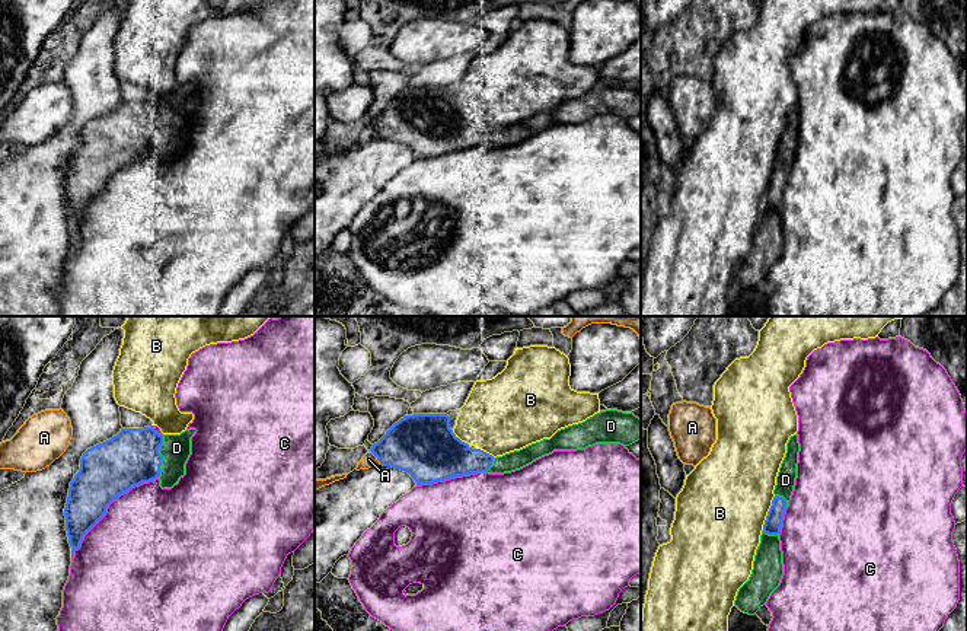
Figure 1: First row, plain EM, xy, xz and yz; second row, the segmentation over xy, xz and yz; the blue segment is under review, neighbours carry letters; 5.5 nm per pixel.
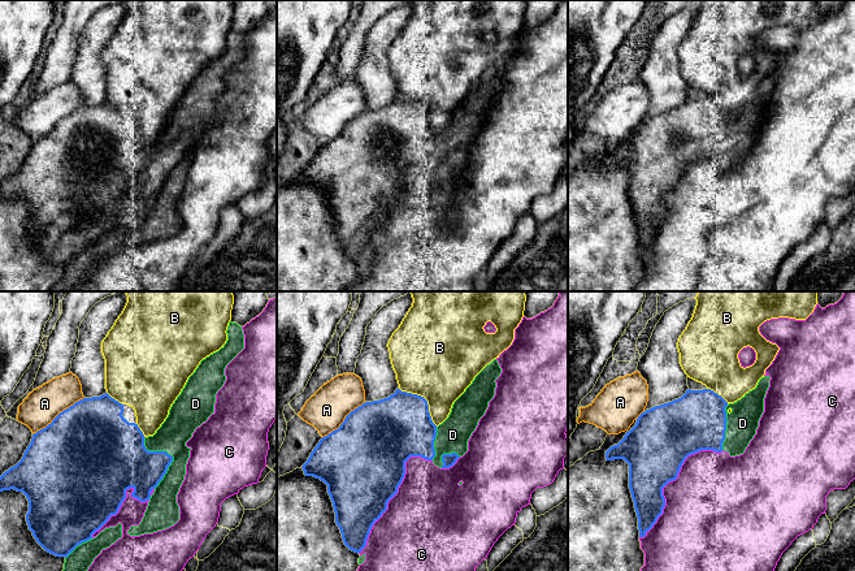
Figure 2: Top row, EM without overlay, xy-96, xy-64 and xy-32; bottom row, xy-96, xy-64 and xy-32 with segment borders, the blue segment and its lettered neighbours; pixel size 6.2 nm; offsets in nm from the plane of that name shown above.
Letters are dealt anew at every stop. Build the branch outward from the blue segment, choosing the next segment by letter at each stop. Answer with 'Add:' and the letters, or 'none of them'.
Add: D

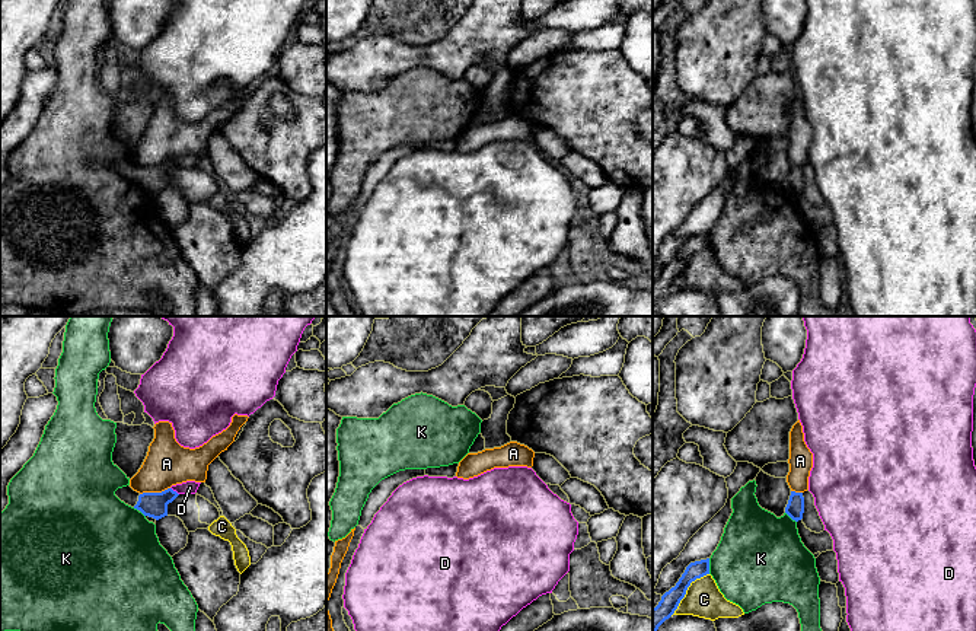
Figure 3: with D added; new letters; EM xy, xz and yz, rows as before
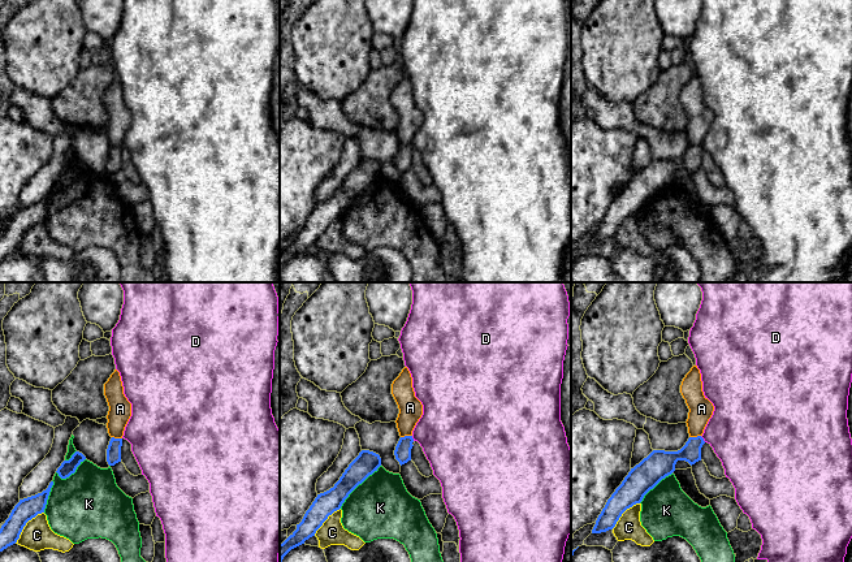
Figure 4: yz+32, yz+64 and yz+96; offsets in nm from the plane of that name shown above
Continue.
Add: none of them

